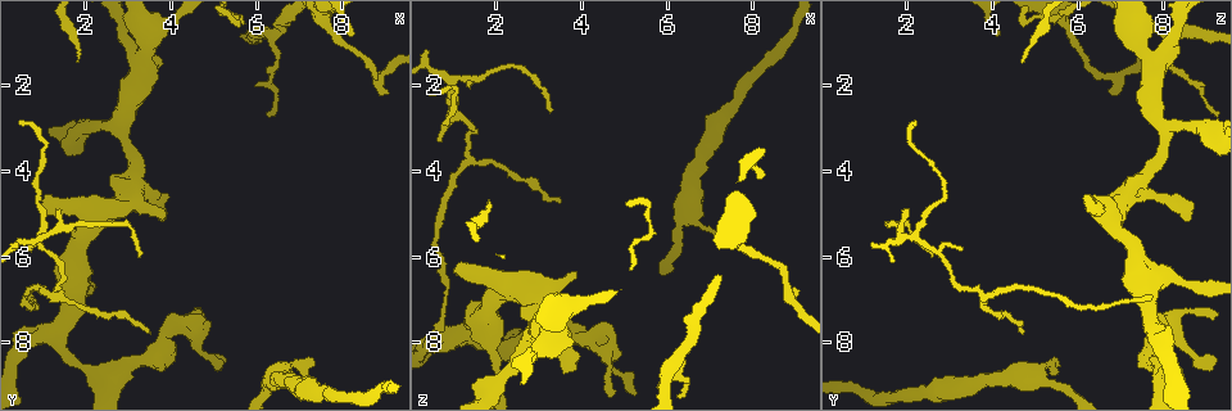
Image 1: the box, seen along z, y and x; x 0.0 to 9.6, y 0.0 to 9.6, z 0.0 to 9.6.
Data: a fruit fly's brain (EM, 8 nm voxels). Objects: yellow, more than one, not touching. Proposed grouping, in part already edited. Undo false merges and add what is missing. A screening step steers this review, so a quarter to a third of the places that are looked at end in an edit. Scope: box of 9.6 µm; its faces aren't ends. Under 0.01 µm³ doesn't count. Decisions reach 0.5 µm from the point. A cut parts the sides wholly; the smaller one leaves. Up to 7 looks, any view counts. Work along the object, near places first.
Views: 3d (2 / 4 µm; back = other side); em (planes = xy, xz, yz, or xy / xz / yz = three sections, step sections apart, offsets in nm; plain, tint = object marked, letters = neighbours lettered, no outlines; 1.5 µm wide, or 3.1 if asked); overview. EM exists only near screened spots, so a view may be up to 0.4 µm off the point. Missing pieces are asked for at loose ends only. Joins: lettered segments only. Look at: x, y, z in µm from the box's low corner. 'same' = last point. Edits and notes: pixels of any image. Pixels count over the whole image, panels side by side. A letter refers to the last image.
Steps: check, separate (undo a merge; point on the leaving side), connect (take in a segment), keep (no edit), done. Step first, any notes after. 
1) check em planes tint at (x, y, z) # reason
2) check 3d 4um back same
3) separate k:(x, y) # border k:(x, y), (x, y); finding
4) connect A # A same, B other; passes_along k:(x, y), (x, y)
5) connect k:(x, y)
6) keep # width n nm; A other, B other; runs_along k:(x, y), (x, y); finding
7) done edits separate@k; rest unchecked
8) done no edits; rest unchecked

check 3d 2um at (8.20, 0.75, 4.10) # branch stops here

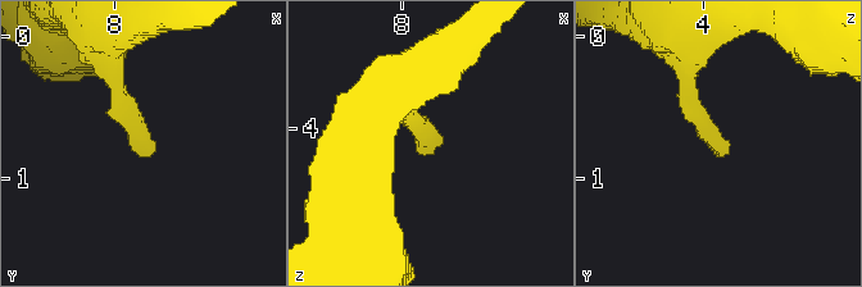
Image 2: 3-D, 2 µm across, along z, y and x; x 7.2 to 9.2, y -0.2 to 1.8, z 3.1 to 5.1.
check em yz step 8 letters at (8.24, 0.78, 4.14)

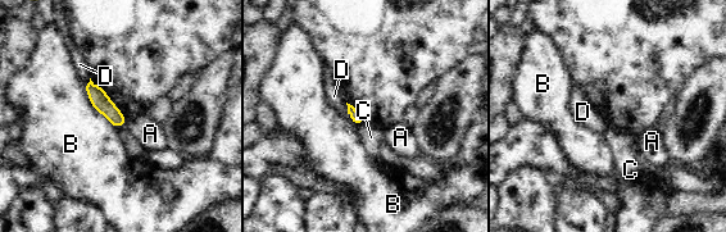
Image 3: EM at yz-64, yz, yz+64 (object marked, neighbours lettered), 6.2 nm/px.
keep # longest_contact B 320 nm; A other, B other, C other, D other; border 3:(364, 122), (358, 127); no lettered segment goes on from it

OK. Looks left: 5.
check 3d 4um at (3.30, 5.95, 2.65) # free end

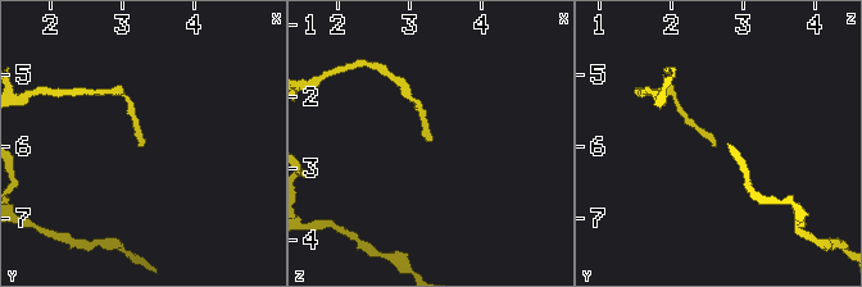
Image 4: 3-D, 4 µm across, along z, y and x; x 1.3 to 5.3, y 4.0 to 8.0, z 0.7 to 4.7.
check em planes letters at (3.25, 6.00, 2.60) # shape alone is not enough

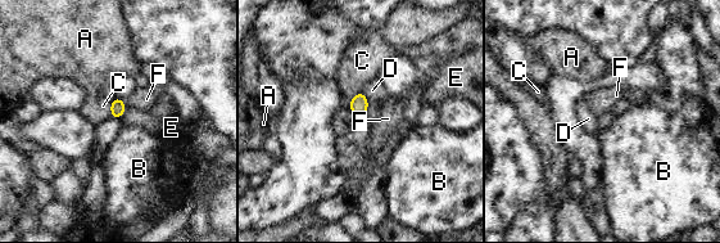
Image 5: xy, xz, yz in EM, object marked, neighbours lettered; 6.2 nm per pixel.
keep # A other, B other, C other, D other, E other, F other; border 5:(127, 107), (120, 118); none of them fits

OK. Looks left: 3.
check 3d 4um at (1.45, 4.90, 2.00) # free end

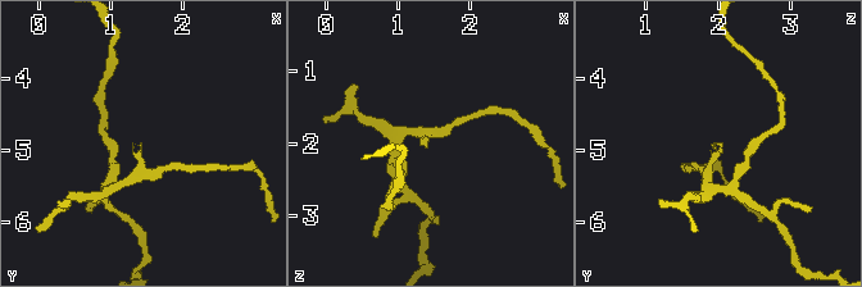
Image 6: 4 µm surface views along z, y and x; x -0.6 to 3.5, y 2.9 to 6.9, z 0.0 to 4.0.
check em planes letters at (1.40, 4.90, 2.00) # now the EM

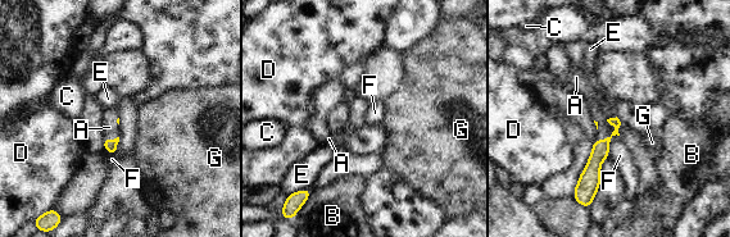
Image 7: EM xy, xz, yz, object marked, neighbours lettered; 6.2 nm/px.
connect 7:(603, 131) # A same, B other, C other, D other, E other, F other, G other; passes_along 7:(590, 176), (604, 138), (603, 131); it goes on there

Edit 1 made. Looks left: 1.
done edits connect@7; rest unchecked

